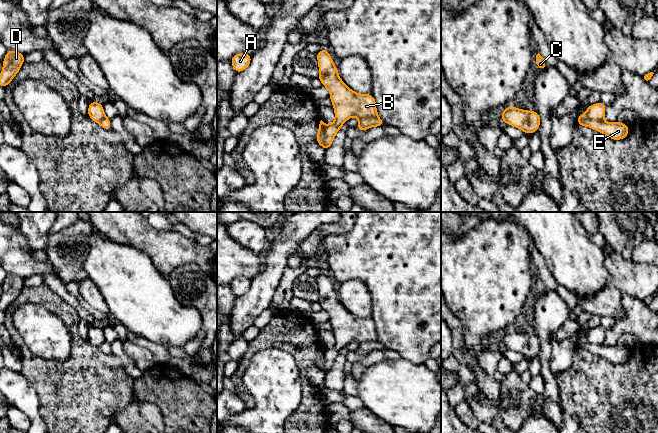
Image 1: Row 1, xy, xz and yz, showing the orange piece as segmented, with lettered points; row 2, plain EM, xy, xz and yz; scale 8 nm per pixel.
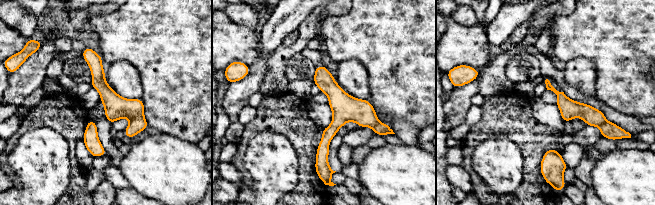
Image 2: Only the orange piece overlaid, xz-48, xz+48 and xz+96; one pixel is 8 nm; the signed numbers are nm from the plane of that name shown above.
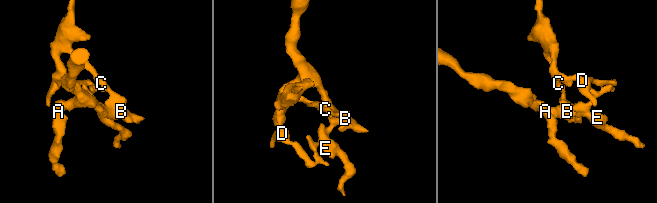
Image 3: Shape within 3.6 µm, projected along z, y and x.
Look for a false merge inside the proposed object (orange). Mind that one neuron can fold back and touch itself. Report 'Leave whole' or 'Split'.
Split

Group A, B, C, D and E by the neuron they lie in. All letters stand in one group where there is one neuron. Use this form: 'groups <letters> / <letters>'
groups A B E / C D

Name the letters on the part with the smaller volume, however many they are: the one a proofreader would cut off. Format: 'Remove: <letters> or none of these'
Remove: C, D

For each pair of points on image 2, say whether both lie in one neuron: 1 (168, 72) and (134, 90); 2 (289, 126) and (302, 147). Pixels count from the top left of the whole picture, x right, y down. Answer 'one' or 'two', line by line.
1: two
2: one

